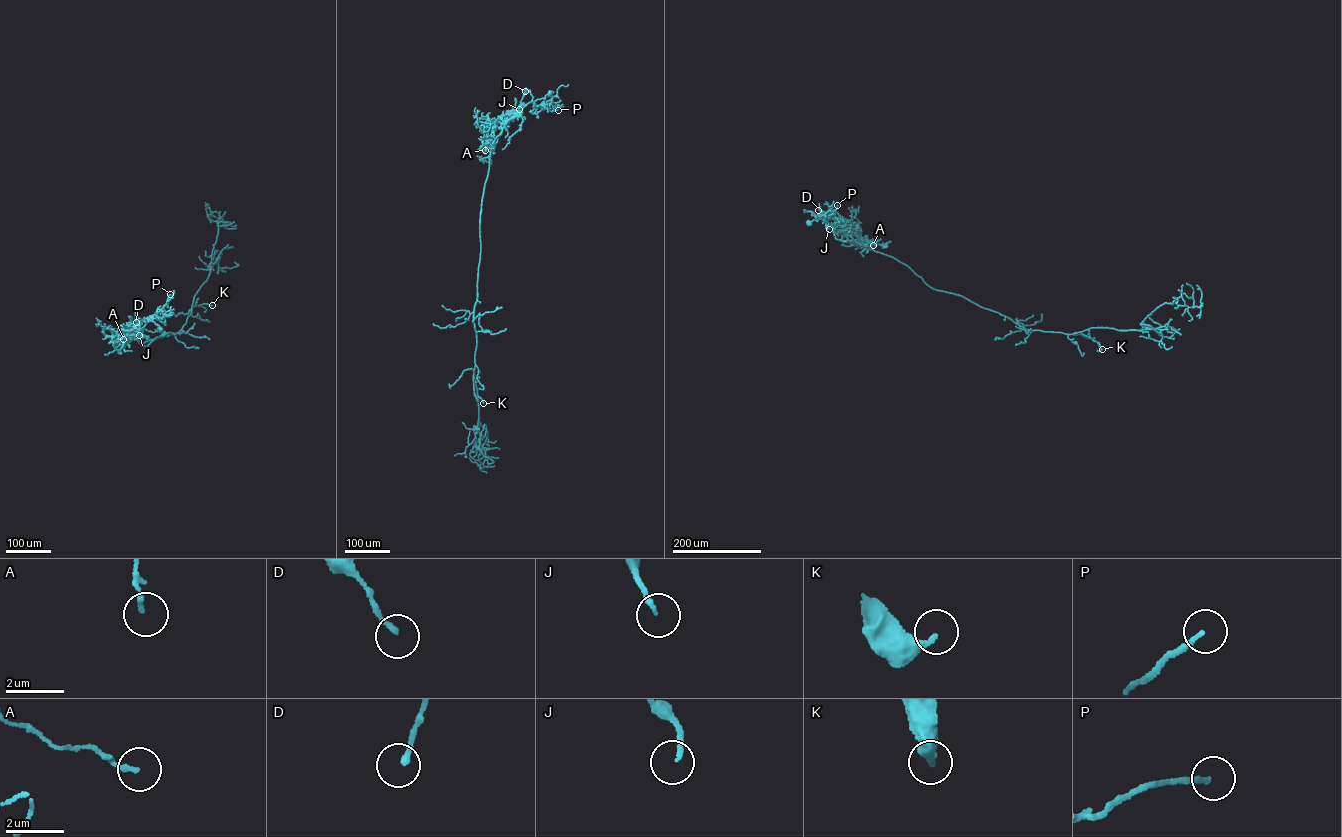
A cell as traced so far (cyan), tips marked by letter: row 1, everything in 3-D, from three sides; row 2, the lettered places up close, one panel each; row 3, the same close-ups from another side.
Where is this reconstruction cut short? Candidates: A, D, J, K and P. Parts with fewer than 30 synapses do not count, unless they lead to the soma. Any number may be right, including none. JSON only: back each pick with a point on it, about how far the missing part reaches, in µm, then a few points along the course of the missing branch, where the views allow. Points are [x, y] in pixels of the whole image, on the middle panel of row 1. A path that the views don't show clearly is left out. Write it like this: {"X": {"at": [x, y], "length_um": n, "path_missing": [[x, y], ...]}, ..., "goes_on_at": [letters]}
{"goes_on_at": []}

